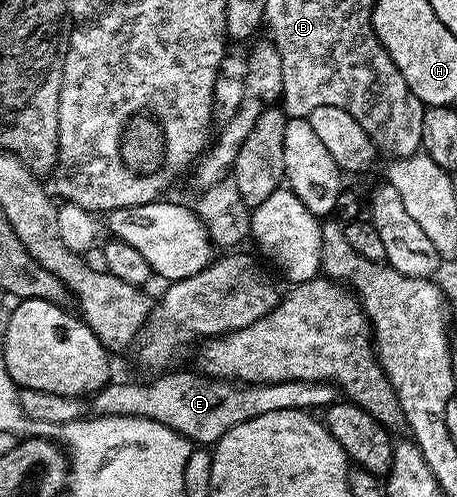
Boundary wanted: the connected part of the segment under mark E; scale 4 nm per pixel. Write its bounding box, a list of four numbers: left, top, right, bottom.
[88,370,336,445]

